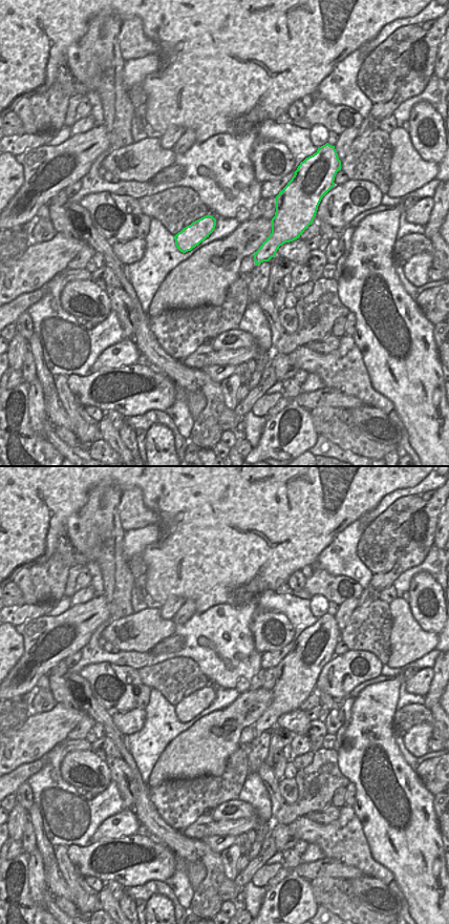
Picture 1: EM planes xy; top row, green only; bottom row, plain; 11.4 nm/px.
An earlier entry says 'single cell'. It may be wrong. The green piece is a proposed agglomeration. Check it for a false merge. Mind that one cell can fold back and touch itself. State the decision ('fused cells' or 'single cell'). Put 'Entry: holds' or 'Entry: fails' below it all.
single cell
Entry: holds

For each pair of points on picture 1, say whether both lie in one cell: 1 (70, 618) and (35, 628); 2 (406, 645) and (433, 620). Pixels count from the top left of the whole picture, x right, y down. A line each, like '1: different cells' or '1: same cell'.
1: same cell
2: different cells

